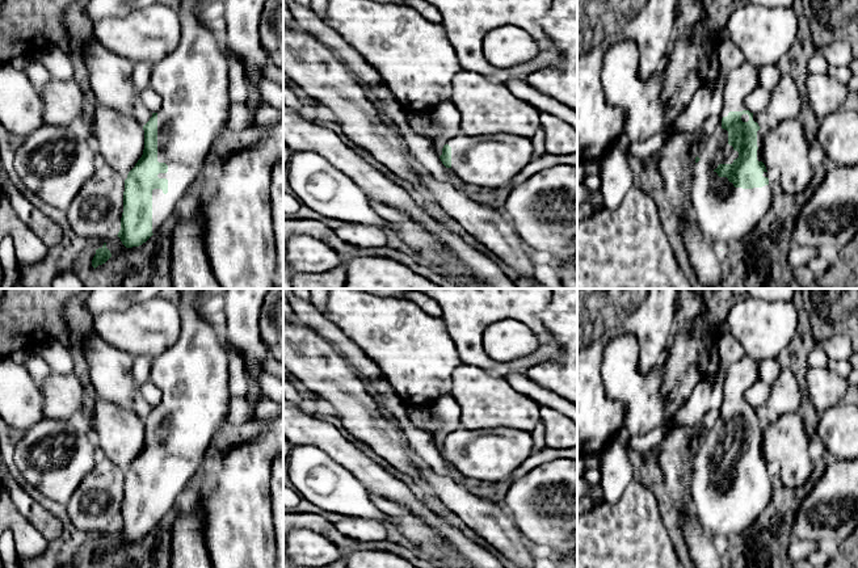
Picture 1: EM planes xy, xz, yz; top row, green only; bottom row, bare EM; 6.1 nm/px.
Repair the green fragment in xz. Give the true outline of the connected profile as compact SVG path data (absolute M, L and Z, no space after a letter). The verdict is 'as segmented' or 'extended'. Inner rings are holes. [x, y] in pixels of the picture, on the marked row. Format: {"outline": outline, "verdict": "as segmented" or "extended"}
{"outline": "M459 134L446 142L439 159L460 181L493 190L509 185L533 160L533 155L530 138L512 134Z", "verdict": "extended"}

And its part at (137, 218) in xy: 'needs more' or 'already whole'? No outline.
needs more

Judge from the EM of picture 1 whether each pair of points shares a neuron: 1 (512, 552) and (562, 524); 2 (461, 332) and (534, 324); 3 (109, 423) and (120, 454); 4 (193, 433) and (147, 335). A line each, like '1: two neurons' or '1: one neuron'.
1: two neurons
2: one neuron
3: one neuron
4: two neurons

